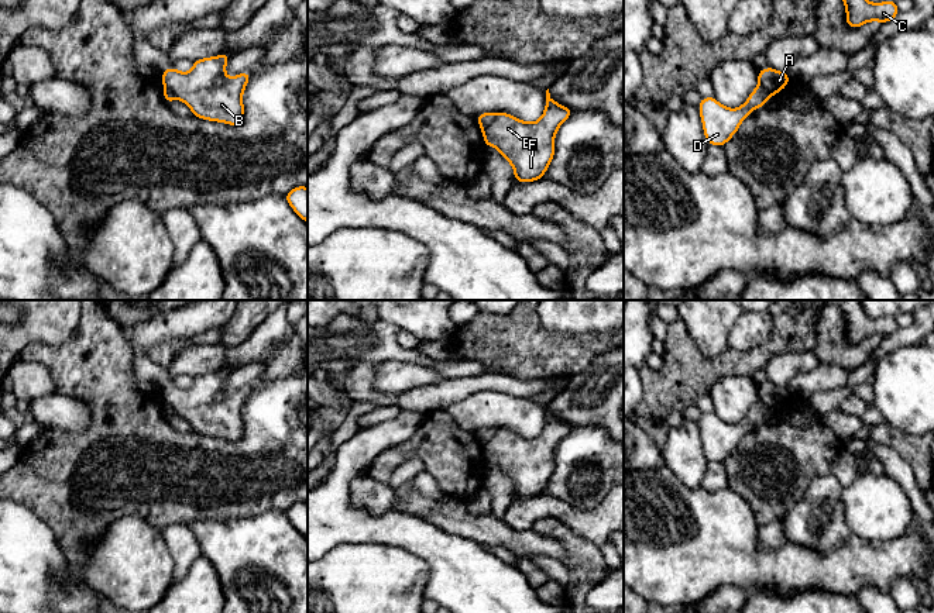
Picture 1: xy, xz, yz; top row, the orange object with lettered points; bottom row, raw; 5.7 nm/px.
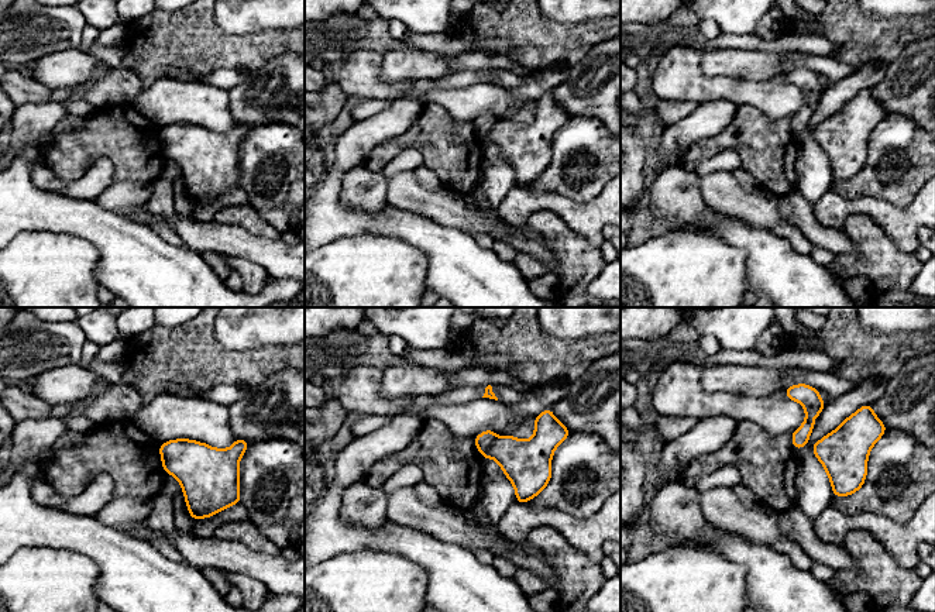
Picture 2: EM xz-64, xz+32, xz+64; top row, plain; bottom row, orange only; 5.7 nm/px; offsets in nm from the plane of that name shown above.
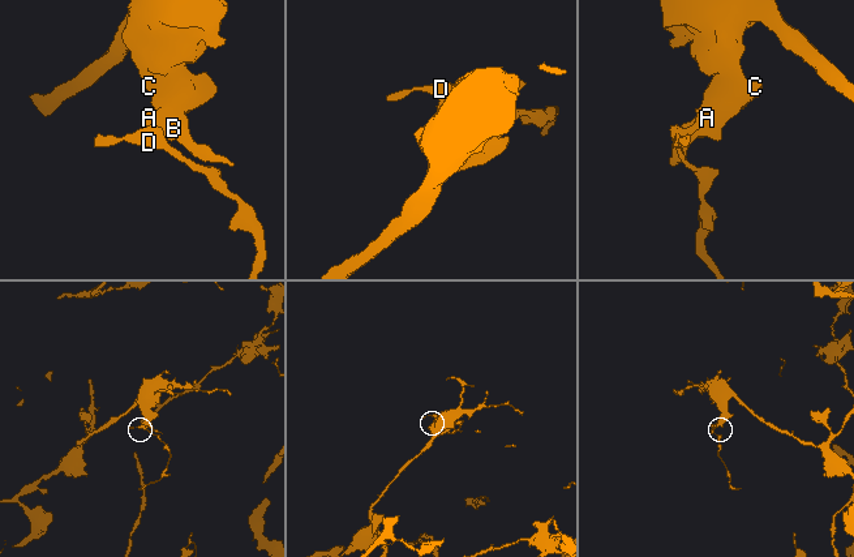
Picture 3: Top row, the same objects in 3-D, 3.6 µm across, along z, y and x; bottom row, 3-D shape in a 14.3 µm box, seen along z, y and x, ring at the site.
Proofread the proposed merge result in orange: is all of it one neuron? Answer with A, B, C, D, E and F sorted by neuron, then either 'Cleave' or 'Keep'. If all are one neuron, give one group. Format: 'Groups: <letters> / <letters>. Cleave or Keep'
Groups: A B C E F / D. Cleave

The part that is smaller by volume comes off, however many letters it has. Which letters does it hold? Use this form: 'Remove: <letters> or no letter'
Remove: D

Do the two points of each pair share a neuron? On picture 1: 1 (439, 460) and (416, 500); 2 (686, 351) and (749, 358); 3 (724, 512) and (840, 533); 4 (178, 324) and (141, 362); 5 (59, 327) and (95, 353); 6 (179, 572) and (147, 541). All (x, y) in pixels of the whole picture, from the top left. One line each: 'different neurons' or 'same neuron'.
1: different neurons
2: same neuron
3: different neurons
4: same neuron
5: different neurons
6: different neurons

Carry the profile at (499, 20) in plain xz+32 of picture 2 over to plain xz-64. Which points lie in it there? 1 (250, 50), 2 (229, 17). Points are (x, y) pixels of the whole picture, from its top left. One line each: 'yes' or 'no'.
1: yes
2: no

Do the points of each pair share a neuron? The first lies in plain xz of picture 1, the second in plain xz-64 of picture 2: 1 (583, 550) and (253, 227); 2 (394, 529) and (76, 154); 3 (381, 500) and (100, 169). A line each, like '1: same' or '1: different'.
1: same
2: different
3: same

